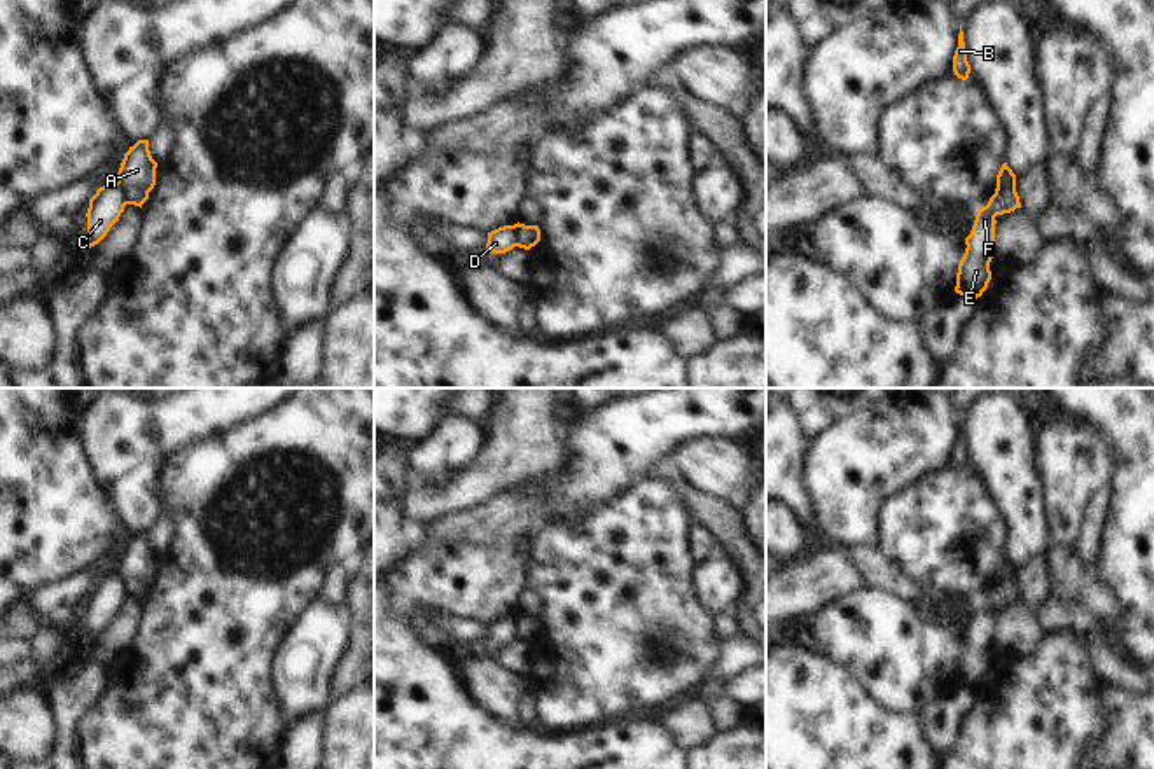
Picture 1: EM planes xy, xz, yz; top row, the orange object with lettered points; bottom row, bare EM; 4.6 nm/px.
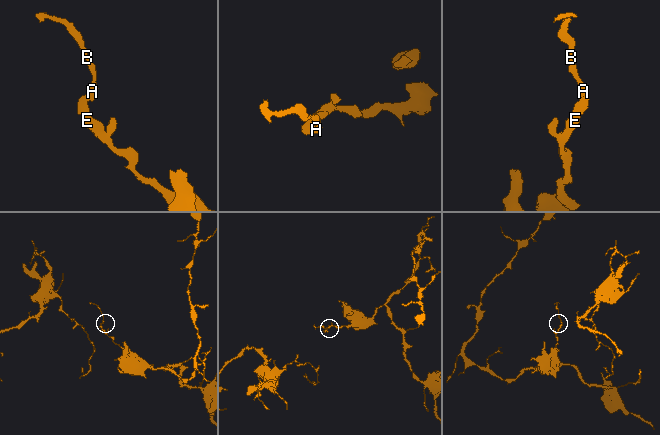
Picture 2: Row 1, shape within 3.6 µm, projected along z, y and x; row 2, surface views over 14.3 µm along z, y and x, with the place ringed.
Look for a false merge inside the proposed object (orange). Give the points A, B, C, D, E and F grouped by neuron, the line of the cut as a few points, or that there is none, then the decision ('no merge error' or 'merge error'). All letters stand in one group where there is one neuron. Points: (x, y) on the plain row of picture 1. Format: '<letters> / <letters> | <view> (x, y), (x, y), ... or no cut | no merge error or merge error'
A B / C D E F | xy (116, 574), (126, 595) | merge error

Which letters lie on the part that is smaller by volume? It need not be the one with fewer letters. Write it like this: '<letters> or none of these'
A, B

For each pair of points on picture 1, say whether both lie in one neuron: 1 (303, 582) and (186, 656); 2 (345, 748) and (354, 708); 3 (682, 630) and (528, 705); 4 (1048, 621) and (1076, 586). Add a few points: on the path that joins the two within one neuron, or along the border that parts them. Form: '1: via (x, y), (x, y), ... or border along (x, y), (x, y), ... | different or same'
1: via (273, 582), (259, 582), (215, 626) | same
2: via (354, 738), (354, 719) | same
3: border along (528, 684), (537, 717) | different
4: border along (1051, 600), (1077, 600), (1098, 623) | different

